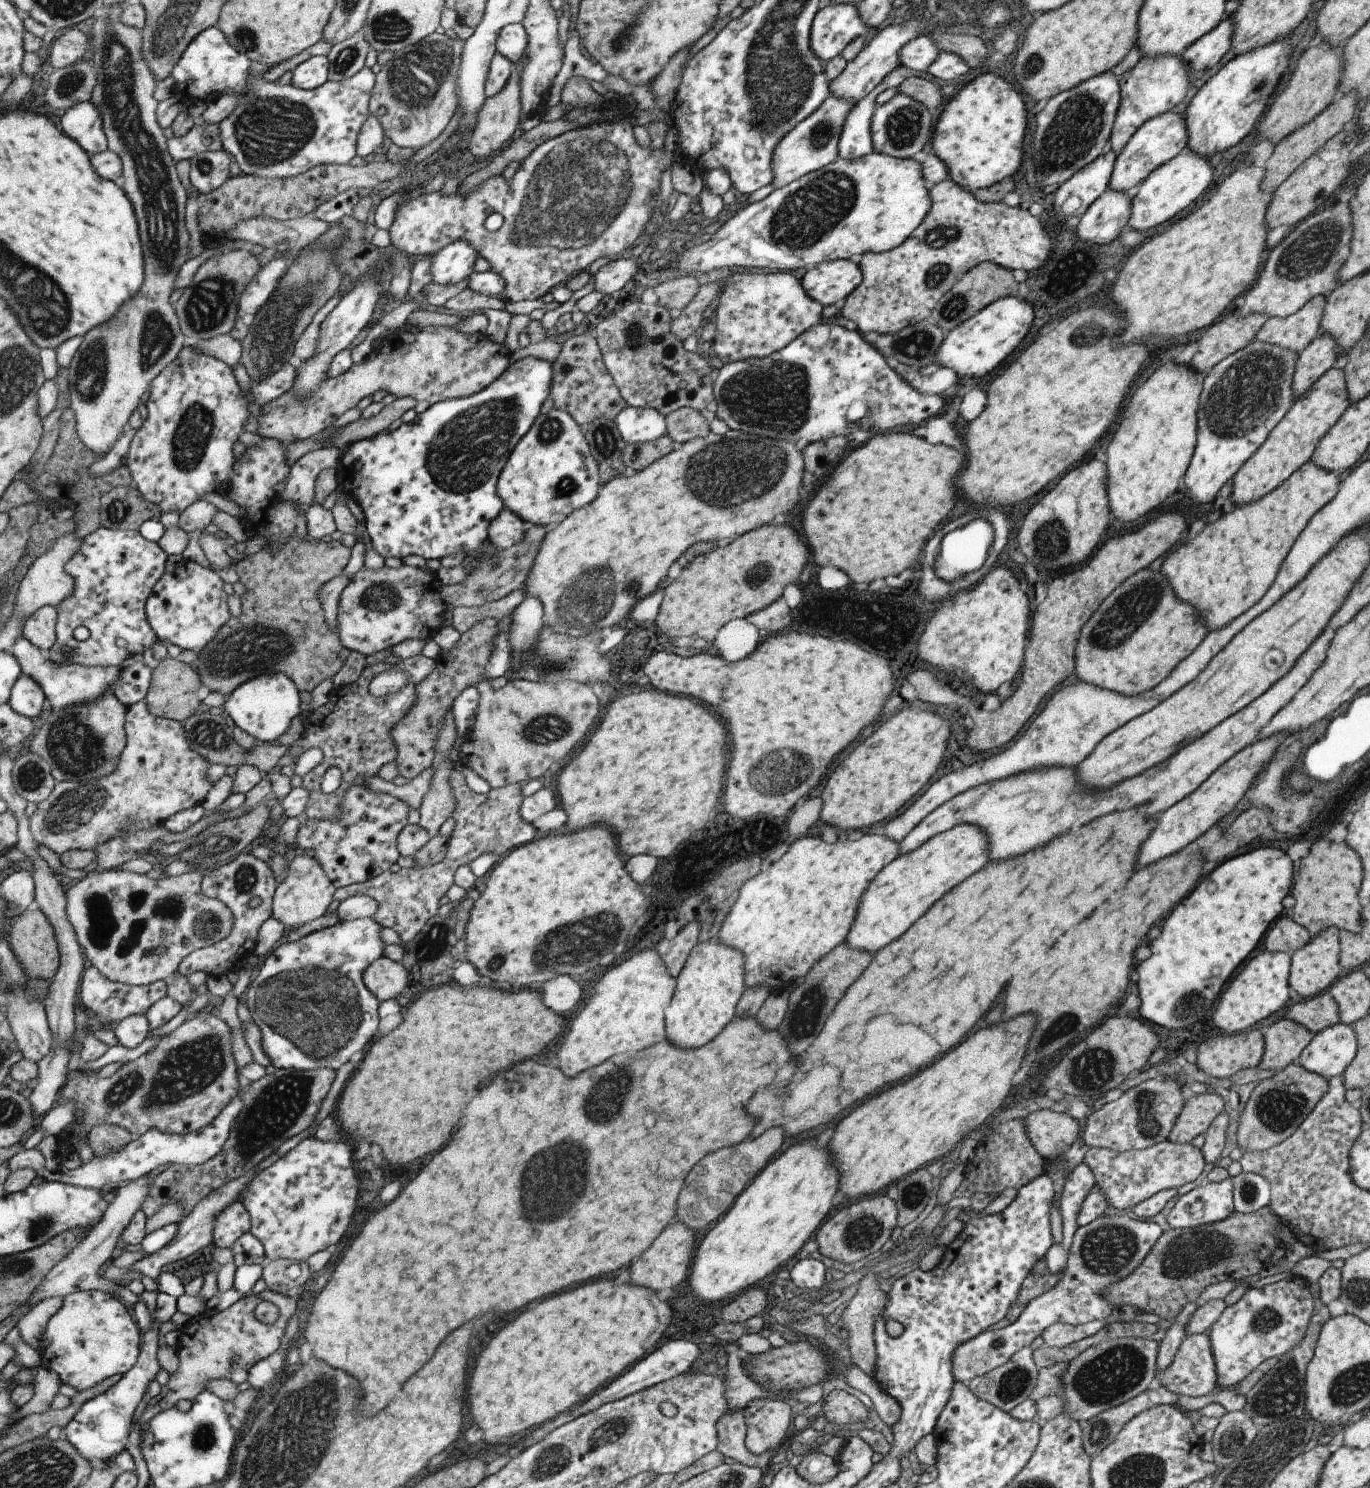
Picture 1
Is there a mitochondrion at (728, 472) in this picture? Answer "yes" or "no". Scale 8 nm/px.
yes

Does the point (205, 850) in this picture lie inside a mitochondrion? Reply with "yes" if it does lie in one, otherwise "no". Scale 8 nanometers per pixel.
yes

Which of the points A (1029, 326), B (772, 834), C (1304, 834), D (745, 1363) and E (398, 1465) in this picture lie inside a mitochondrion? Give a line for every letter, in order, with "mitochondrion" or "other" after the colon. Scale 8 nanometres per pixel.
A: other
B: mitochondrion
C: other
D: other
E: other

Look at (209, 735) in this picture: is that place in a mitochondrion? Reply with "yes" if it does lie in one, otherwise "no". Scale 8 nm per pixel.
yes

